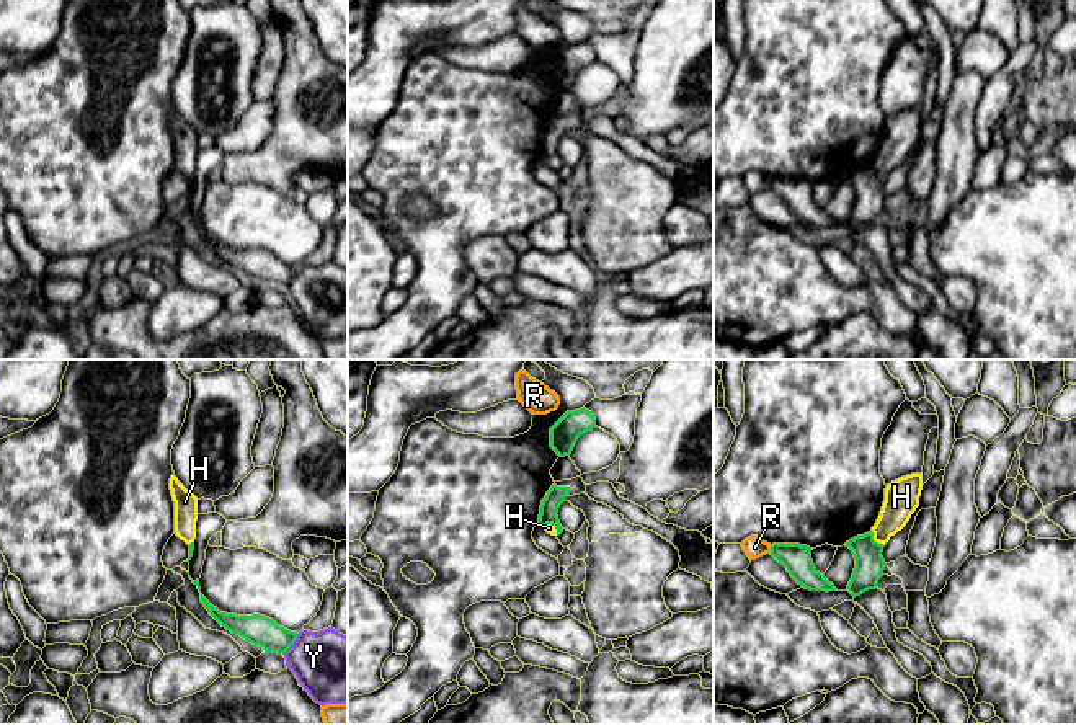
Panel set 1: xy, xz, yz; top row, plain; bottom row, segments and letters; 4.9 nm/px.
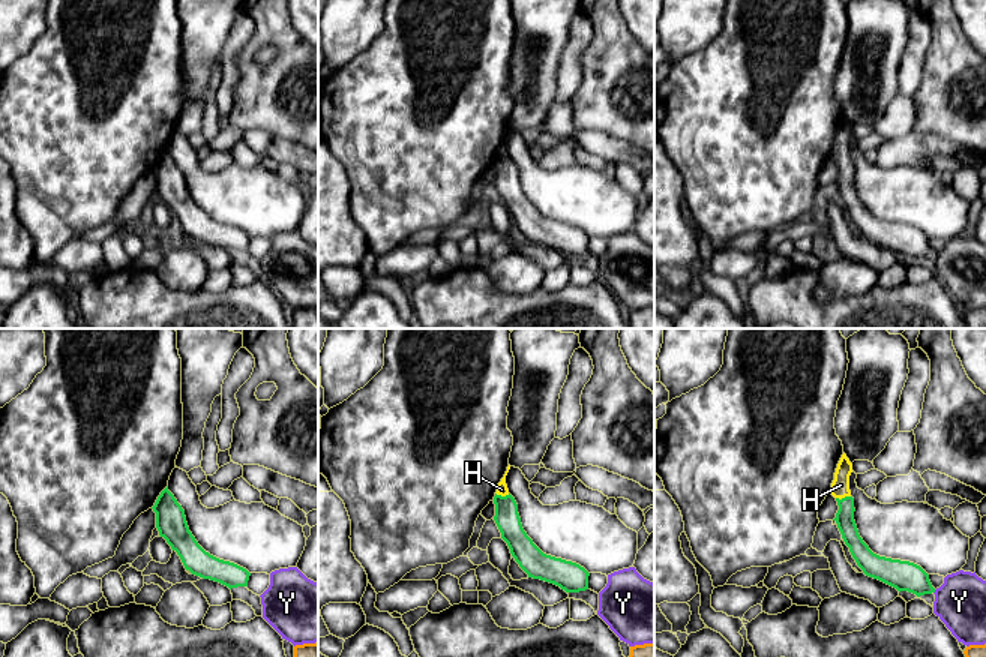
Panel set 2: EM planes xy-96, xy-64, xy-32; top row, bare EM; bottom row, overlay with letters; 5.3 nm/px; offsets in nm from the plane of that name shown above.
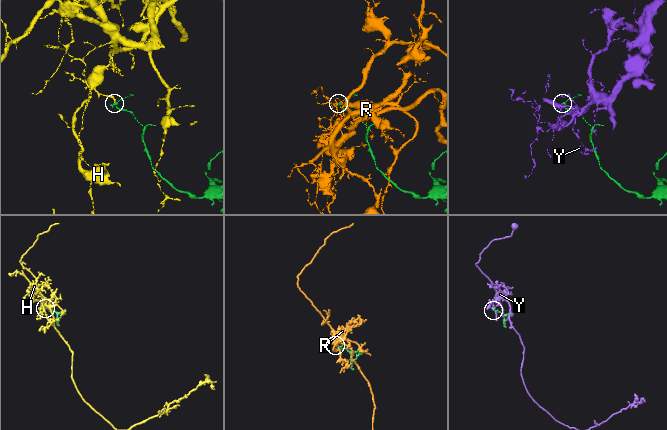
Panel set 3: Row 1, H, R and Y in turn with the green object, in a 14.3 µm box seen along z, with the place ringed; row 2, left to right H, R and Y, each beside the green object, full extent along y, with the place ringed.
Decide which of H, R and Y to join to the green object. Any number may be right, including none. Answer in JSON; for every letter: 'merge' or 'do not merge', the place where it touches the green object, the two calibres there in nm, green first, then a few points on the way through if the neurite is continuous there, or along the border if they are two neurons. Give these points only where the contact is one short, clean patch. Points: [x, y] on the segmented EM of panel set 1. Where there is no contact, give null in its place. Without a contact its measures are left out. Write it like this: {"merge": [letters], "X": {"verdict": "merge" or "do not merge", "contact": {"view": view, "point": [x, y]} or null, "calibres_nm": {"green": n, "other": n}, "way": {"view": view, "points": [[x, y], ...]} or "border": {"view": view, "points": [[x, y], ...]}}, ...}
{"merge": ["H"], "H": {"verdict": "merge", "contact": {"view": "yz", "point": [874, 541]}, "calibres_nm": {"green": 140, "other": 170}, "way": {"view": "yz", "points": [[869, 569], [869, 547], [874, 541], [893, 518], [902, 498]]}}, "R": {"verdict": "do not merge", "contact": {"view": "yz", "point": [771, 549]}, "calibres_nm": {"green": 140, "other": 110}, "border": {"view": "yz", "points": [[771, 546], [768, 552]]}}, "Y": {"verdict": "do not merge", "contact": {"view": "xy", "point": [293, 642]}, "calibres_nm": {"green": 150, "other": 340}}}

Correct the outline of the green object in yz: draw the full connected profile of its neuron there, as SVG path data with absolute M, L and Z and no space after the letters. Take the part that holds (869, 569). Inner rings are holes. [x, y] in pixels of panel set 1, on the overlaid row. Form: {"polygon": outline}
{"polygon": "M923 474L901 477L885 488L880 516L870 532L846 542L856 558L856 568L847 591L856 598L875 589L887 567L882 552L885 544L901 531L919 506Z"}

